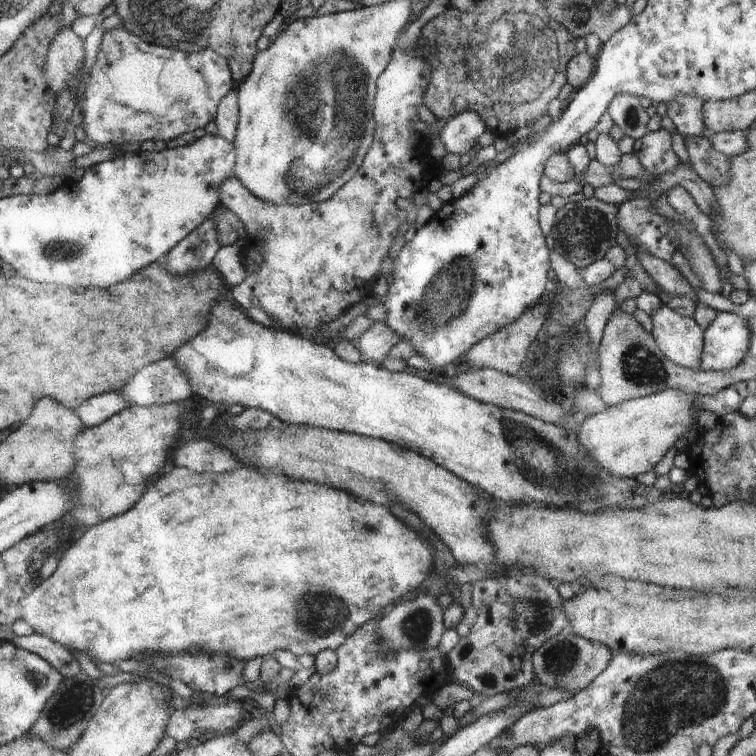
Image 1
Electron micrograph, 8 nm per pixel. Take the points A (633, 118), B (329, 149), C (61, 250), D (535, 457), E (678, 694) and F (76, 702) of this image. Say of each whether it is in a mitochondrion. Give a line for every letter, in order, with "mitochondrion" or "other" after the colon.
A: mitochondrion
B: mitochondrion
C: mitochondrion
D: mitochondrion
E: mitochondrion
F: mitochondrion

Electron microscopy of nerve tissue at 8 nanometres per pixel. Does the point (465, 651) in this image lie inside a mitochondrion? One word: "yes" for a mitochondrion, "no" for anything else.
no

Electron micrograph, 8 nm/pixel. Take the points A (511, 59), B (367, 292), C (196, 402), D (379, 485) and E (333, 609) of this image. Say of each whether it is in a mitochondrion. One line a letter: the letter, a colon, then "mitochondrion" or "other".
A: mitochondrion
B: other
C: other
D: mitochondrion
E: mitochondrion

